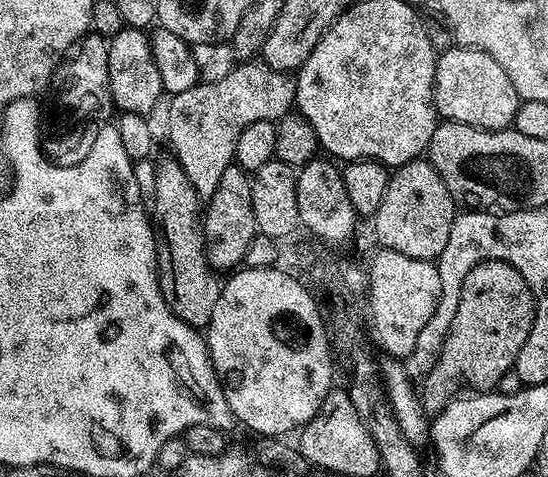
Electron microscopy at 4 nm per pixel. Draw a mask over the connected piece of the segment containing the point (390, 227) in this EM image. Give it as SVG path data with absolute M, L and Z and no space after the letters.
M417 158L409 164L399 165L388 177L382 206L378 206L374 217L377 245L398 250L398 254L406 254L406 258L435 262L440 259L442 250L446 250L450 226L457 215L458 205L434 166L427 159Z

